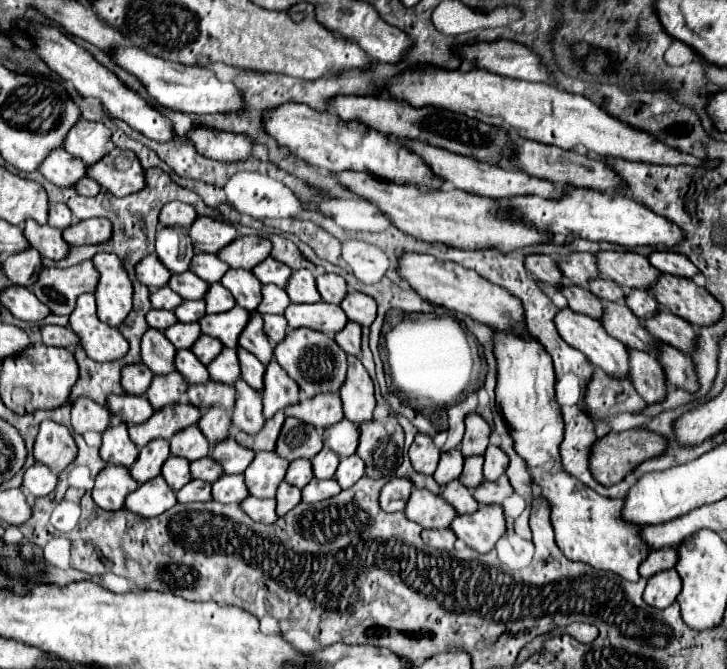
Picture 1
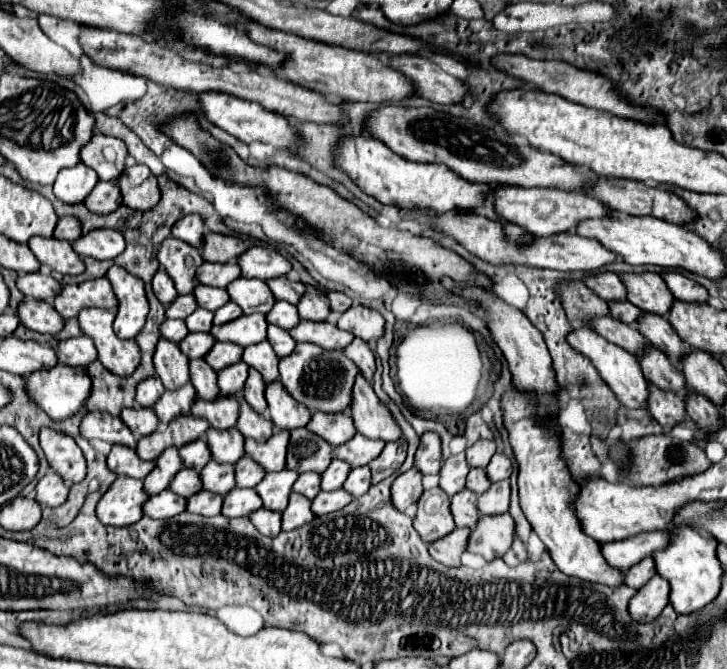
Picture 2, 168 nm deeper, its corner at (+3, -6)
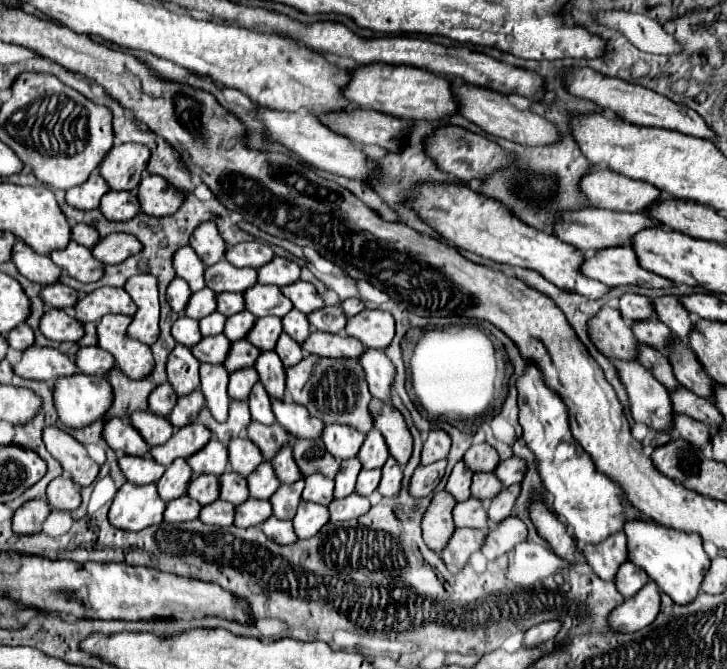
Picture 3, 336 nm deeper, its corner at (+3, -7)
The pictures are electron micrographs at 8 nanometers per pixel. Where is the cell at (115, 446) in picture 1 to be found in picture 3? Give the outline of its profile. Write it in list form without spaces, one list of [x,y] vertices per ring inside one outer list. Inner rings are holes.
[[[127,454],[119,458],[119,468],[125,474],[125,478],[133,484],[157,482],[165,472],[165,466],[157,464],[149,456],[127,456]]]

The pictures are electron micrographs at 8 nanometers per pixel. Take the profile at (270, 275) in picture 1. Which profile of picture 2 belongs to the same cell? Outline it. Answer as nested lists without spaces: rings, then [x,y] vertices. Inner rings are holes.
[[[277,277],[277,279],[269,279],[267,281],[269,289],[273,291],[273,295],[281,301],[287,301],[291,305],[297,305],[301,301],[301,295],[305,295],[307,287],[303,283],[293,283],[287,277]]]

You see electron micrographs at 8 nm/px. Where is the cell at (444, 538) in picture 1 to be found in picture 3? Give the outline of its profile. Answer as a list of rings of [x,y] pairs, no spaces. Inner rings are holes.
[[[455,528],[455,534],[447,542],[447,546],[441,552],[441,560],[451,570],[463,570],[469,556],[481,548],[485,540],[485,532],[477,528]]]

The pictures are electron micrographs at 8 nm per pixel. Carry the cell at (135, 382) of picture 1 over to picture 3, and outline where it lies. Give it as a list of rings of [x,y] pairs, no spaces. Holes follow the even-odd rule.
[[[161,384],[157,386],[151,394],[149,394],[149,410],[153,414],[159,416],[167,416],[173,410],[173,404],[177,402],[177,396],[173,392],[173,388],[169,388],[169,384]]]

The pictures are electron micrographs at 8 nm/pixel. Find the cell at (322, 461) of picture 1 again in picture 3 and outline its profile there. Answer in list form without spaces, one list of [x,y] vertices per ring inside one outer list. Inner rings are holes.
[[[349,458],[341,462],[341,468],[335,476],[335,498],[345,498],[355,490],[355,480],[361,470],[361,462],[357,458]]]

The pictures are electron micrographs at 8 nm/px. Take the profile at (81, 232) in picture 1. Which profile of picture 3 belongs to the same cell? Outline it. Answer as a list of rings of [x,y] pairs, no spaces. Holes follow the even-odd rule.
[[[107,234],[99,238],[99,242],[93,246],[93,256],[101,260],[103,264],[119,264],[127,256],[137,254],[141,250],[139,240],[133,234]]]

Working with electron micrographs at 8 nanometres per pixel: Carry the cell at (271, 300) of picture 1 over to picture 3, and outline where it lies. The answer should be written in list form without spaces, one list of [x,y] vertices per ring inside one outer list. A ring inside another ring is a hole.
[[[293,308],[289,314],[283,316],[283,330],[297,342],[303,342],[309,336],[309,322],[307,316],[303,312],[297,312],[297,308]]]

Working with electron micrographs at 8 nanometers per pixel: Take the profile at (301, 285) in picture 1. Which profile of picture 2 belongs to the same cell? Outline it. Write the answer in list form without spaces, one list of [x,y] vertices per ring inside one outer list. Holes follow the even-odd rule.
[[[311,289],[303,295],[303,299],[299,301],[297,309],[299,309],[301,319],[307,319],[307,321],[327,321],[329,313],[331,313],[329,301],[325,297],[319,297]]]

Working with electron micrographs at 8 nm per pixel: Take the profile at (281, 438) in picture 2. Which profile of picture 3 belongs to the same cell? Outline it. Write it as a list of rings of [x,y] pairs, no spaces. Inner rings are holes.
[[[283,444],[283,446],[279,448],[279,452],[275,454],[275,458],[271,460],[271,466],[273,466],[277,478],[279,478],[281,482],[285,482],[285,484],[291,484],[291,482],[303,478],[301,472],[299,472],[299,468],[297,468],[297,464],[295,464],[295,460],[293,460],[291,446],[289,446],[289,444]]]

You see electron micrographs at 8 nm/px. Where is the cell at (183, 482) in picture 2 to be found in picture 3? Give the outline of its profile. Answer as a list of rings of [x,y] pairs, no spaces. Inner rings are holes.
[[[213,474],[195,476],[187,486],[187,496],[199,504],[211,504],[219,498],[219,480]]]

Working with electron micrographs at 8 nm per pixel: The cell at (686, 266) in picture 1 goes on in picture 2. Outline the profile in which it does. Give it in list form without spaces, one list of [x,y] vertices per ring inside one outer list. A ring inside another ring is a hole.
[[[667,273],[663,275],[667,287],[671,289],[671,293],[675,295],[675,299],[683,301],[683,303],[707,303],[707,289],[701,287],[697,281],[683,277],[681,273]]]

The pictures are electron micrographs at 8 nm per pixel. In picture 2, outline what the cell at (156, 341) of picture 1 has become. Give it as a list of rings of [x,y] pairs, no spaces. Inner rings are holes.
[[[161,339],[155,349],[155,375],[163,381],[165,389],[175,391],[189,381],[189,359],[181,353],[177,343]]]

